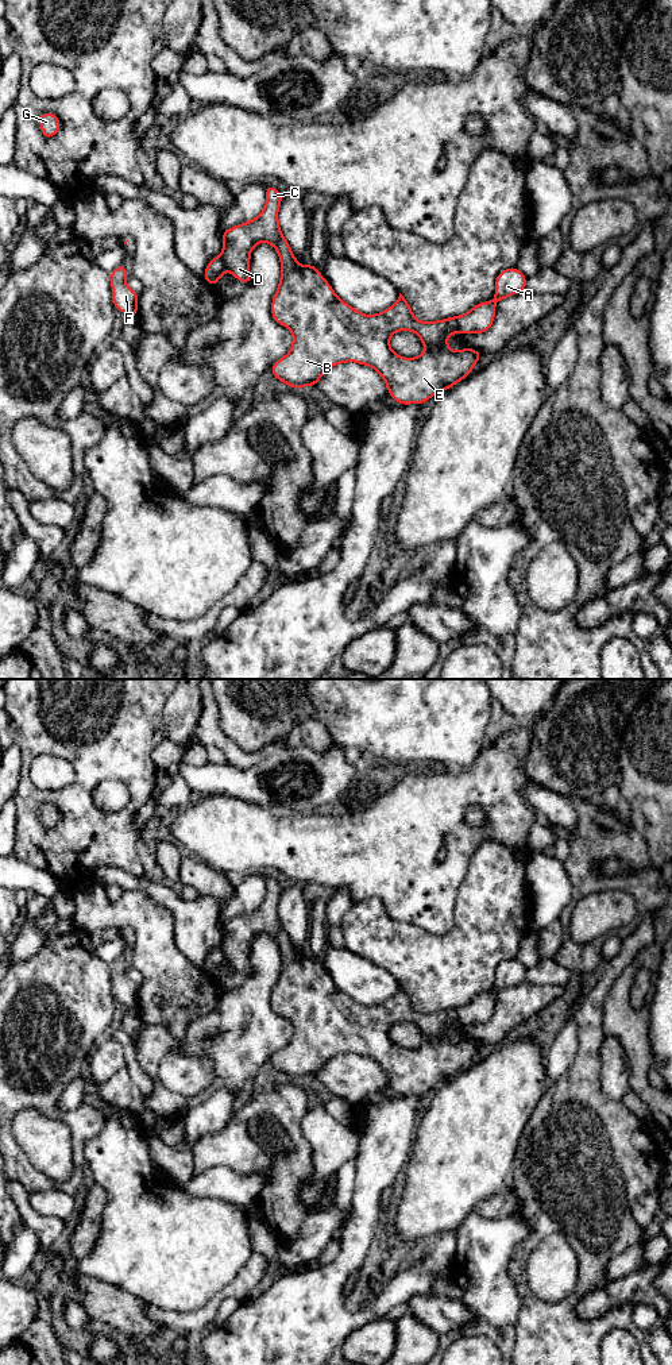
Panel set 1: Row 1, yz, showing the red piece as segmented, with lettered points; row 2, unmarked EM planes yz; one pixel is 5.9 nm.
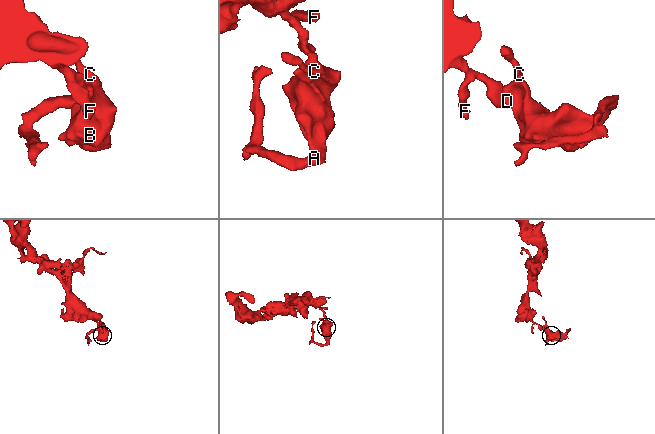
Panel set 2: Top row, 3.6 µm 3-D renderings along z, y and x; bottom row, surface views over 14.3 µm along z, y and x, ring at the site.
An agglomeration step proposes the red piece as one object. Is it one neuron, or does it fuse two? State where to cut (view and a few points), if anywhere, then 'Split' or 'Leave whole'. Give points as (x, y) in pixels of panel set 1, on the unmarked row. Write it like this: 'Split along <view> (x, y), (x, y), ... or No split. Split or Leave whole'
Split along yz (220, 945), (227, 959). Split

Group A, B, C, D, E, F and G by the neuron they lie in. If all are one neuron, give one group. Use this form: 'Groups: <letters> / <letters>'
Groups: A B C D E / F G

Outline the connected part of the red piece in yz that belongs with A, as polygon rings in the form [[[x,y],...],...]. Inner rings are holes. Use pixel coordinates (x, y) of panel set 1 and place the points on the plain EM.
[[[266,876],[263,902],[221,925],[221,946],[232,967],[247,976],[252,940],[266,933],[277,941],[281,969],[271,991],[271,1007],[290,1021],[293,1036],[270,1063],[293,1080],[316,1077],[331,1059],[355,1053],[372,1059],[398,1095],[422,1096],[468,1068],[483,1046],[470,1038],[455,1044],[447,1030],[457,1023],[487,1023],[495,1010],[495,995],[526,980],[528,968],[514,957],[495,969],[491,992],[459,1007],[420,1013],[401,984],[390,999],[363,1006],[337,988],[316,957],[298,955],[279,919],[282,890],[277,879]],[[398,1022],[417,1025],[425,1042],[414,1049],[399,1048],[390,1040],[390,1029]]]

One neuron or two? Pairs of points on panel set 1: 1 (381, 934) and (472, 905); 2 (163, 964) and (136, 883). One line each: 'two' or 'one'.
1: one
2: two

